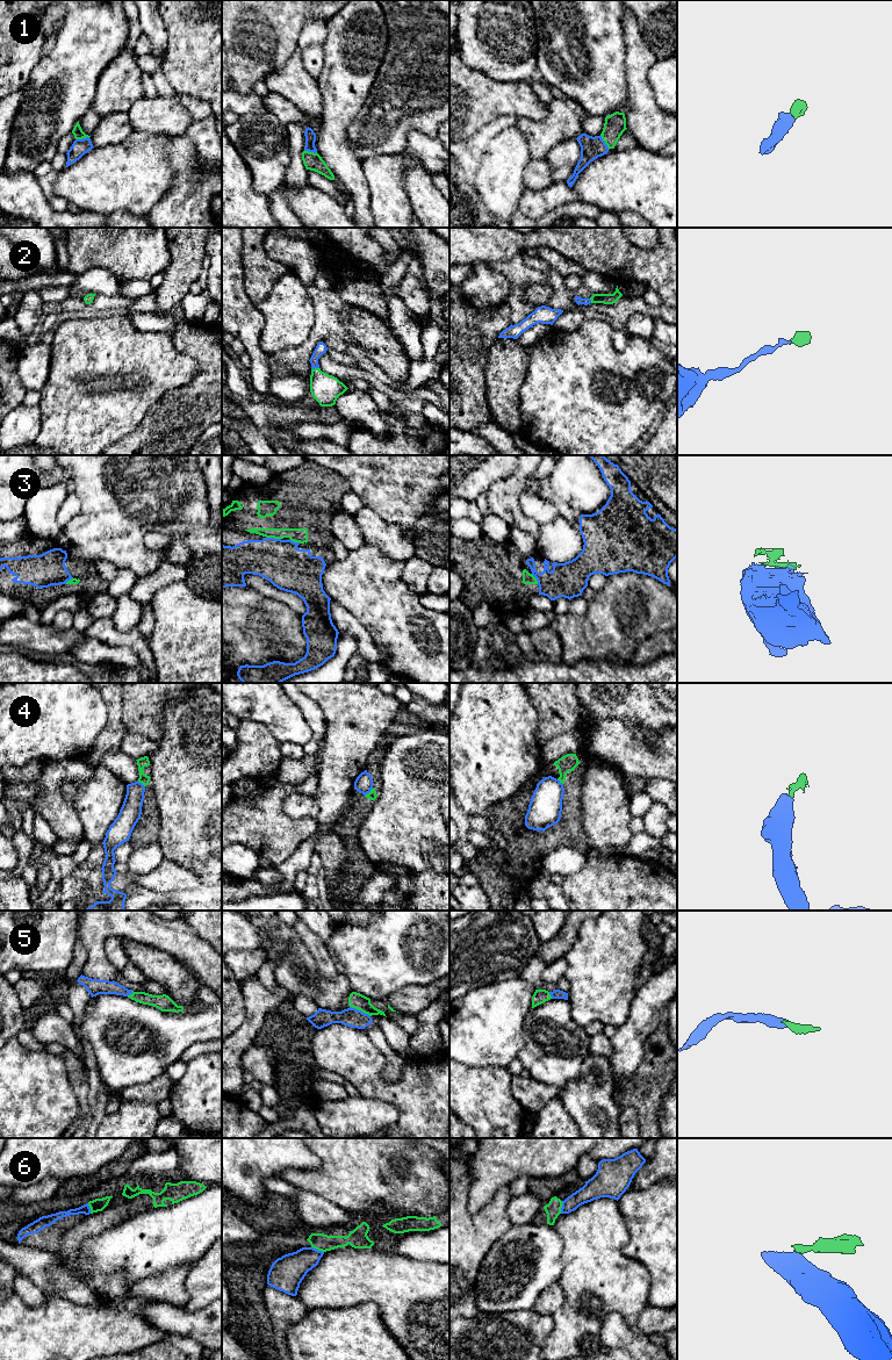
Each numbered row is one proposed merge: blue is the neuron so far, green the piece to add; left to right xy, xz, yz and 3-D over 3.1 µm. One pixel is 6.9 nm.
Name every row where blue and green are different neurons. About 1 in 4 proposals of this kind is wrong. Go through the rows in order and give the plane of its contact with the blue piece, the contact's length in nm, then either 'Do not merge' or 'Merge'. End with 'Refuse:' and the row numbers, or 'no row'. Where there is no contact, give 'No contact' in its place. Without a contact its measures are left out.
1: Touches blue in xy. Shared border 100 nm. Merge
2: Touches blue in xz. Shared border 60 nm. Merge
3: Touches blue in xz. Shared border 110 nm. Merge
4: Touches blue in xz. Shared border 80 nm. Do not merge
5: Touches blue in xz. Shared border 160 nm. Merge
6: Touches blue in xz. Shared border 100 nm. Do not merge
Refuse: 4, 6

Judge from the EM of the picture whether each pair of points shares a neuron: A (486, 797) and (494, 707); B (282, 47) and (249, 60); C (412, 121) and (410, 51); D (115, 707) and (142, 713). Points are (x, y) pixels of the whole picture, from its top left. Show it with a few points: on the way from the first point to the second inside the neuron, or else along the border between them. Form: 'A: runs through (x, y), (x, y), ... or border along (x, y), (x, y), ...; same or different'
A: runs through (486, 775), (486, 769), (491, 758), (493, 729); same
B: runs through (274, 47), (265, 47), (257, 55); same
C: runs through (412, 103), (412, 69); same
D: border along (121, 695), (122, 722), (128, 732); different

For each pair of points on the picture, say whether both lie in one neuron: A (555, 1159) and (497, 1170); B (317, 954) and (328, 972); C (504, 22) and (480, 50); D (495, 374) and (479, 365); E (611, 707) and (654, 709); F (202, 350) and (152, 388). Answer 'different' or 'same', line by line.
A: same
B: same
C: same
D: different
E: same
F: different

